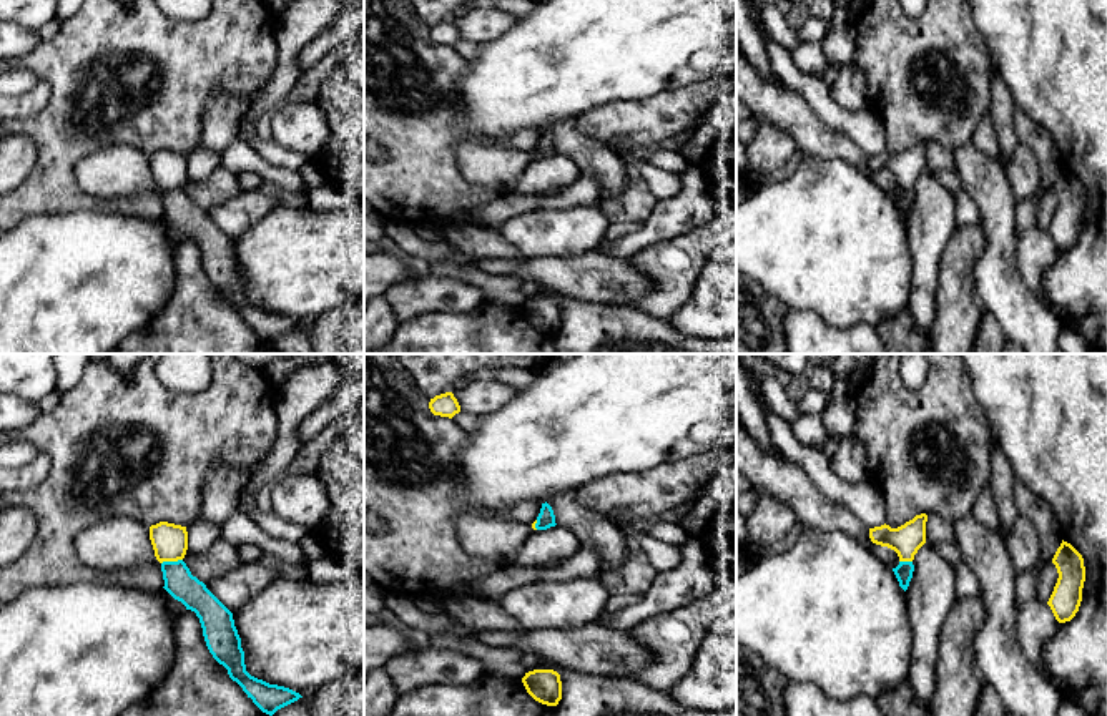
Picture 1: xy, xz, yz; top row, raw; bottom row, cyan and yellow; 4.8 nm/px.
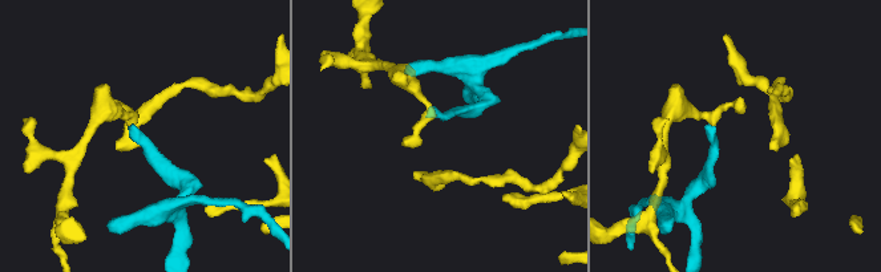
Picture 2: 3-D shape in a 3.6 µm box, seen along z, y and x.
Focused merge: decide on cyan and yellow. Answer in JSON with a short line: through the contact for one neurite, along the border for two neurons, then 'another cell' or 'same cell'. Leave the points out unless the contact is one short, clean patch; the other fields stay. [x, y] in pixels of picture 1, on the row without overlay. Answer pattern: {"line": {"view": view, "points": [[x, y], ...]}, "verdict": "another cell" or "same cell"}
{"line": {"view": "xy", "points": [[182, 186], [162, 191]]}, "verdict": "another cell"}

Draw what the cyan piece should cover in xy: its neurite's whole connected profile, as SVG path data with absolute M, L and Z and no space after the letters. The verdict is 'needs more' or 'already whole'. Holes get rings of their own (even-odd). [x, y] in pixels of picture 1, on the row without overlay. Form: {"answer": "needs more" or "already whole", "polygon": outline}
{"answer": "already whole", "polygon": "M183 188L161 191L165 218L186 238L199 246L206 274L213 286L228 297L248 326L266 342L303 326L299 321L269 312L246 299L241 266L234 254L233 241L206 216L203 209L191 203Z"}

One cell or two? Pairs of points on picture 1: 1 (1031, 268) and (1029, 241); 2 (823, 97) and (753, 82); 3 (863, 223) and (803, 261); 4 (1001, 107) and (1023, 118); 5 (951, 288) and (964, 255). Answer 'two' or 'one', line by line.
1: one
2: two
3: one
4: two
5: one

